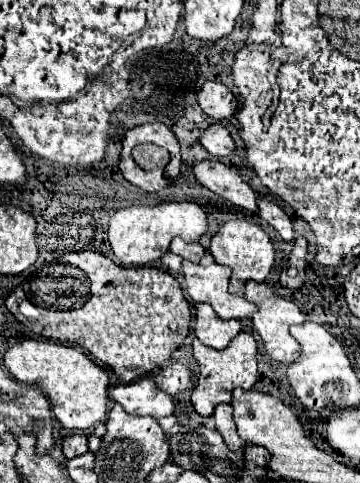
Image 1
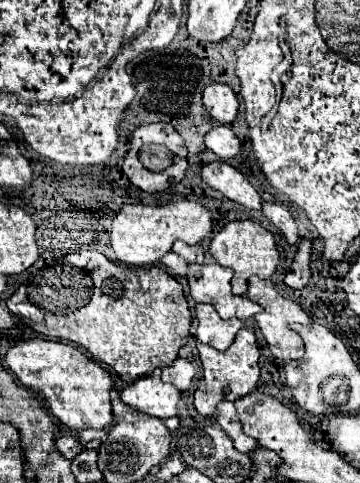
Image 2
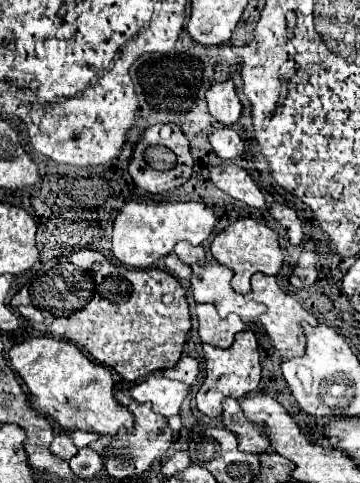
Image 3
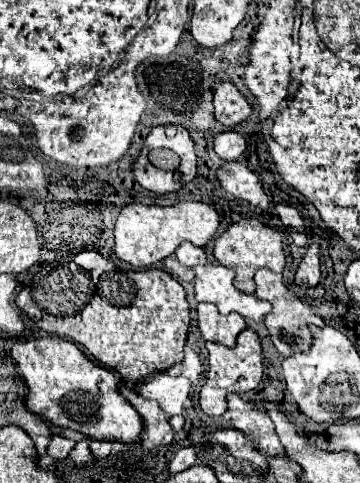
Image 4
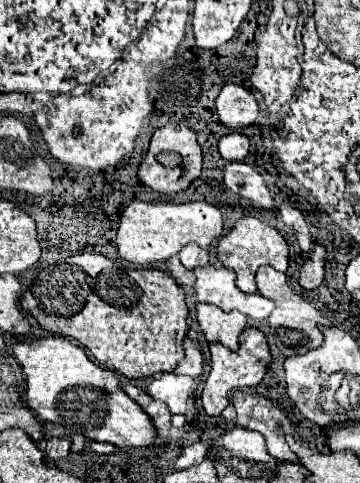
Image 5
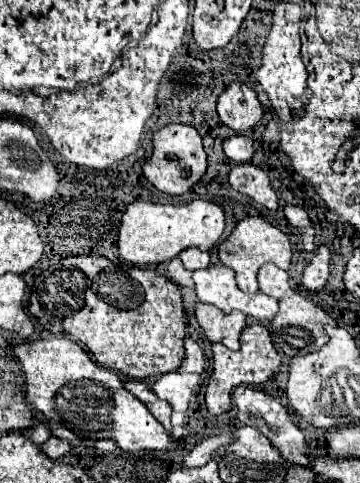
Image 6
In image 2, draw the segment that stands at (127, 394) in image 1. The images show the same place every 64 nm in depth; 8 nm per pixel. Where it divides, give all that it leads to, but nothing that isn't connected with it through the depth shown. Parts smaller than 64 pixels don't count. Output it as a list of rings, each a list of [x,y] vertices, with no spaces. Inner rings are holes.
[[[146,376],[126,386],[120,396],[124,404],[166,420],[170,416],[176,416],[176,406],[182,398],[182,390],[178,390],[174,384],[162,382],[160,378]]]

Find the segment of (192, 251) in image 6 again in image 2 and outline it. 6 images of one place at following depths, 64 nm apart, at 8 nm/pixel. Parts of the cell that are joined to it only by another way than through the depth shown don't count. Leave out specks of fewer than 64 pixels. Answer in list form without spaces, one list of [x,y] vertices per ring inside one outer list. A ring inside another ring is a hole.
[[[176,242],[172,246],[172,252],[176,252],[180,258],[184,258],[188,264],[192,264],[192,262],[204,264],[204,250],[202,250],[200,244],[198,246],[188,246],[184,242]]]

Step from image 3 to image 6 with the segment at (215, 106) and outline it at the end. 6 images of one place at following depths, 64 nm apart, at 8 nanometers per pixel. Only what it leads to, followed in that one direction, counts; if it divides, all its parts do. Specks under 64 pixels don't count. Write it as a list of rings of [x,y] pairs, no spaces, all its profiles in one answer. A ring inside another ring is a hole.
[[[230,84],[218,98],[218,114],[222,124],[238,134],[244,134],[260,122],[262,106],[250,86]]]

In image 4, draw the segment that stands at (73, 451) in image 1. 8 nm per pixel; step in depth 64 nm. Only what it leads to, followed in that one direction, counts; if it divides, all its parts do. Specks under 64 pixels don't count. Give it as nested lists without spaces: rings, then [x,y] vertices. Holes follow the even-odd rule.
[[[54,434],[52,438],[50,438],[50,444],[48,444],[48,454],[54,458],[54,460],[64,460],[68,454],[70,454],[70,450],[74,448],[74,440],[68,440],[68,438],[64,438],[64,436],[60,436],[60,434]]]

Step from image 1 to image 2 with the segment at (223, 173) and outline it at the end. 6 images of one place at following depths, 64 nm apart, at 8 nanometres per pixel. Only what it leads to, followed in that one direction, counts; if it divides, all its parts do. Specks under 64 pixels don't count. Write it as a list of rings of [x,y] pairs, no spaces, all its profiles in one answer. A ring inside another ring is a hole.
[[[212,162],[202,168],[202,178],[210,188],[222,192],[226,198],[230,198],[250,210],[262,210],[260,194],[248,182],[248,178],[232,164]]]

